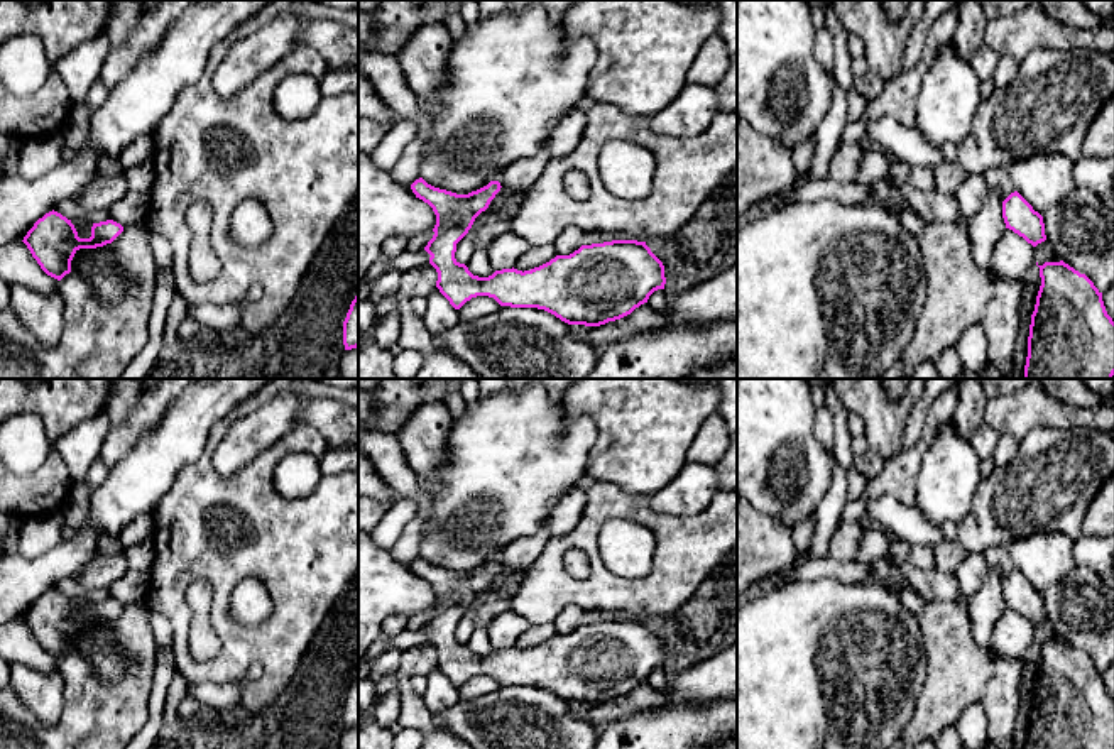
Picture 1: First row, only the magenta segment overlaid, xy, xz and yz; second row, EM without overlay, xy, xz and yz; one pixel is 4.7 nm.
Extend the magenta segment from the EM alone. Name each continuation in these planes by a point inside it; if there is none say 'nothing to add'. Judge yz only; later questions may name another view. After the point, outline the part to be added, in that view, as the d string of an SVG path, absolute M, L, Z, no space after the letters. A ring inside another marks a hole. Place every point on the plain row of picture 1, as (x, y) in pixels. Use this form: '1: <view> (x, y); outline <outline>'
nothing to add

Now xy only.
nothing to add

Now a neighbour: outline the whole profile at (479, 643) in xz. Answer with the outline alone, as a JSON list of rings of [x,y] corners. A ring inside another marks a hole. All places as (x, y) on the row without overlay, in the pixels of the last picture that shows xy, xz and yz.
[[[475,627],[467,646],[473,654],[478,654],[478,656],[489,656],[495,651],[495,648],[489,641],[487,627]]]

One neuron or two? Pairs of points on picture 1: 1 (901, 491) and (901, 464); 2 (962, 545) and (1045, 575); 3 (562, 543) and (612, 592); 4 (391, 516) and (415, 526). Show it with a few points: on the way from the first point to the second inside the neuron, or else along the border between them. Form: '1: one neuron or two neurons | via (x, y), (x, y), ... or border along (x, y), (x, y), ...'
1: one neuron | via (901, 484), (901, 470)
2: two neurons | border along (1047, 531), (1037, 531), (1006, 545)
3: one neuron | via (578, 543), (594, 555), (599, 575)
4: two neurons | border along (411, 497), (418, 513), (389, 550)

